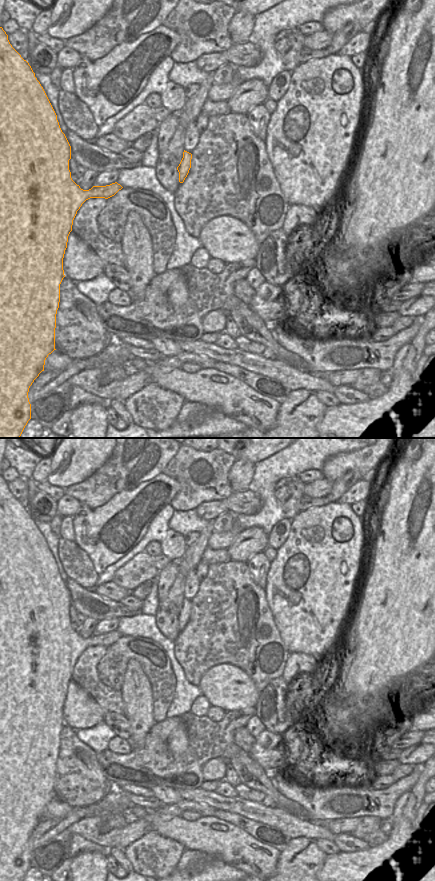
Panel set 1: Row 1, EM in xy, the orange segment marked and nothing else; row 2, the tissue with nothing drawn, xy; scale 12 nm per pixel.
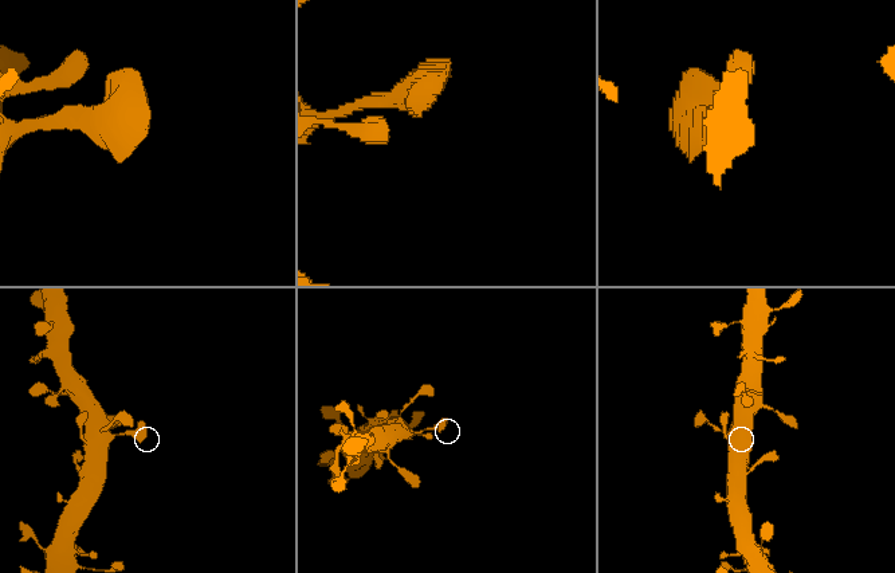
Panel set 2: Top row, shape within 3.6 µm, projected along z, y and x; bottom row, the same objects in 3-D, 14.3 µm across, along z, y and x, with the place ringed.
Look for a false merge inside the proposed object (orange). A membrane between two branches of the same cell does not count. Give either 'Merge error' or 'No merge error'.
No merge error.

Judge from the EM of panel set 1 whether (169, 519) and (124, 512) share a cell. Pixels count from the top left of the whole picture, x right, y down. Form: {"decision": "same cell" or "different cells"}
{"decision": "different cells"}

